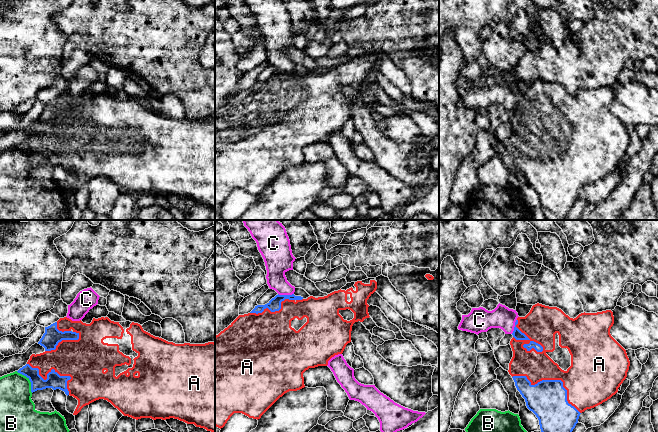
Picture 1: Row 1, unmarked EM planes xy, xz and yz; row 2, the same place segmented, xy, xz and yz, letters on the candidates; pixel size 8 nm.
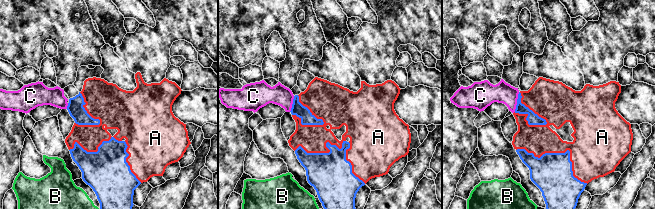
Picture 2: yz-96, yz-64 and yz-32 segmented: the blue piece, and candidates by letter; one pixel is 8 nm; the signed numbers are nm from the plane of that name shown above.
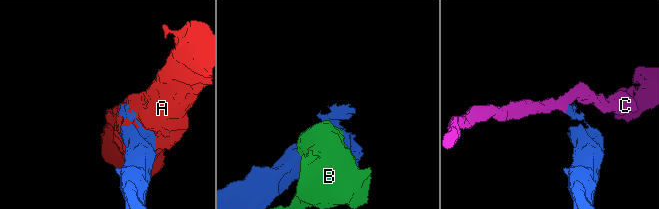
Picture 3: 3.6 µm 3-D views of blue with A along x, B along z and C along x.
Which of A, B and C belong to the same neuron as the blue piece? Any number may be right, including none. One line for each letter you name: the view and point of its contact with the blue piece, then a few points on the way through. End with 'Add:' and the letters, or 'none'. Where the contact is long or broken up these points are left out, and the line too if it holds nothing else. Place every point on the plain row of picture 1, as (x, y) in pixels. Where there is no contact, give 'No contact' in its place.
A: Touches blue at yz (553, 156)
Add: A

